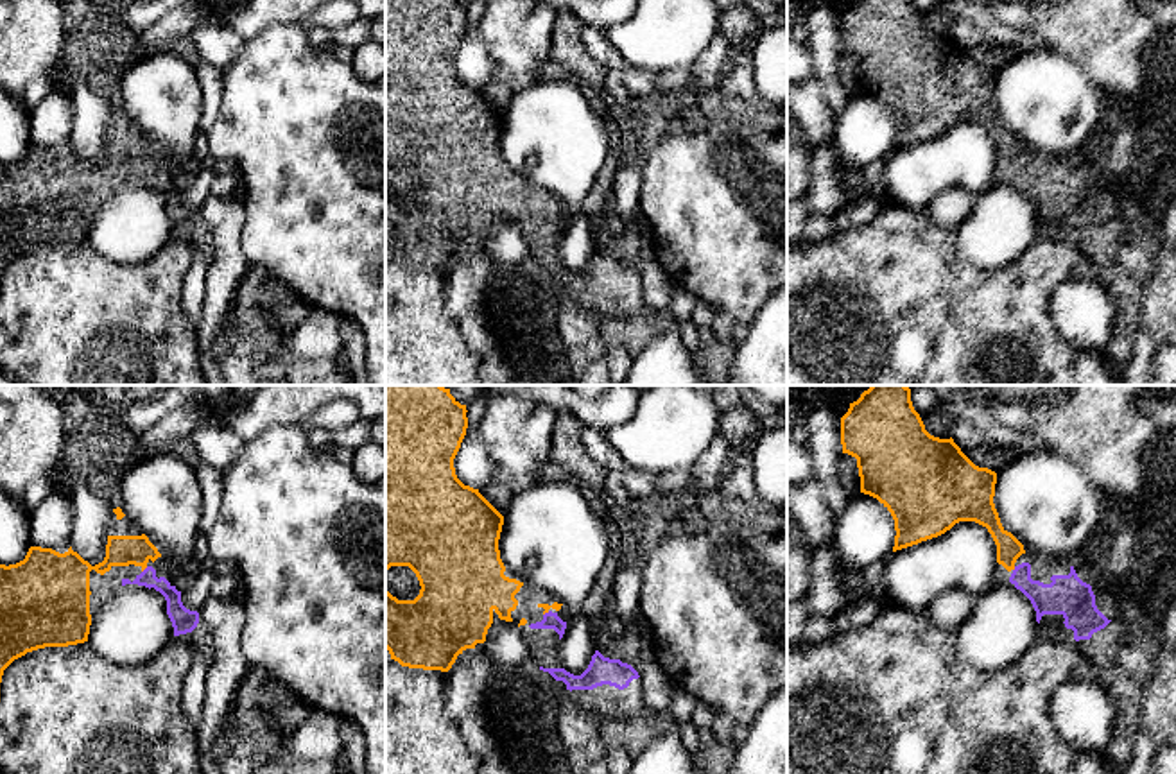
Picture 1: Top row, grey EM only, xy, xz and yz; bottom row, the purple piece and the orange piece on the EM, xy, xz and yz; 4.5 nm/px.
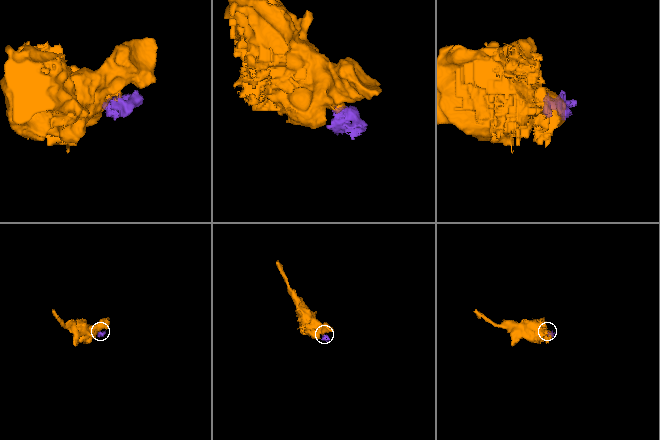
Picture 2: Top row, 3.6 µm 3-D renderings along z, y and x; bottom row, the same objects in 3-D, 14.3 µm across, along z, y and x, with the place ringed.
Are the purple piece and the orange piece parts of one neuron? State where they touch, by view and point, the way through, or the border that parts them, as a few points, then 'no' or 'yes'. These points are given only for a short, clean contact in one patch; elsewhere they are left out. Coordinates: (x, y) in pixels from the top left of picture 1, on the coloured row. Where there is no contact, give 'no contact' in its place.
xy (144, 570) | across xy (178, 613), (174, 599), (144, 570), (129, 550), (121, 550) | yes

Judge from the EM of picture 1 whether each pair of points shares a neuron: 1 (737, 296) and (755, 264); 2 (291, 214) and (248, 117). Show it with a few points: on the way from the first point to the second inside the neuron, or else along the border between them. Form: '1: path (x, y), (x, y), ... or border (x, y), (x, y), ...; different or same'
1: path (737, 289), (737, 282), (748, 271); same
2: path (294, 190), (294, 163), (271, 140); same

